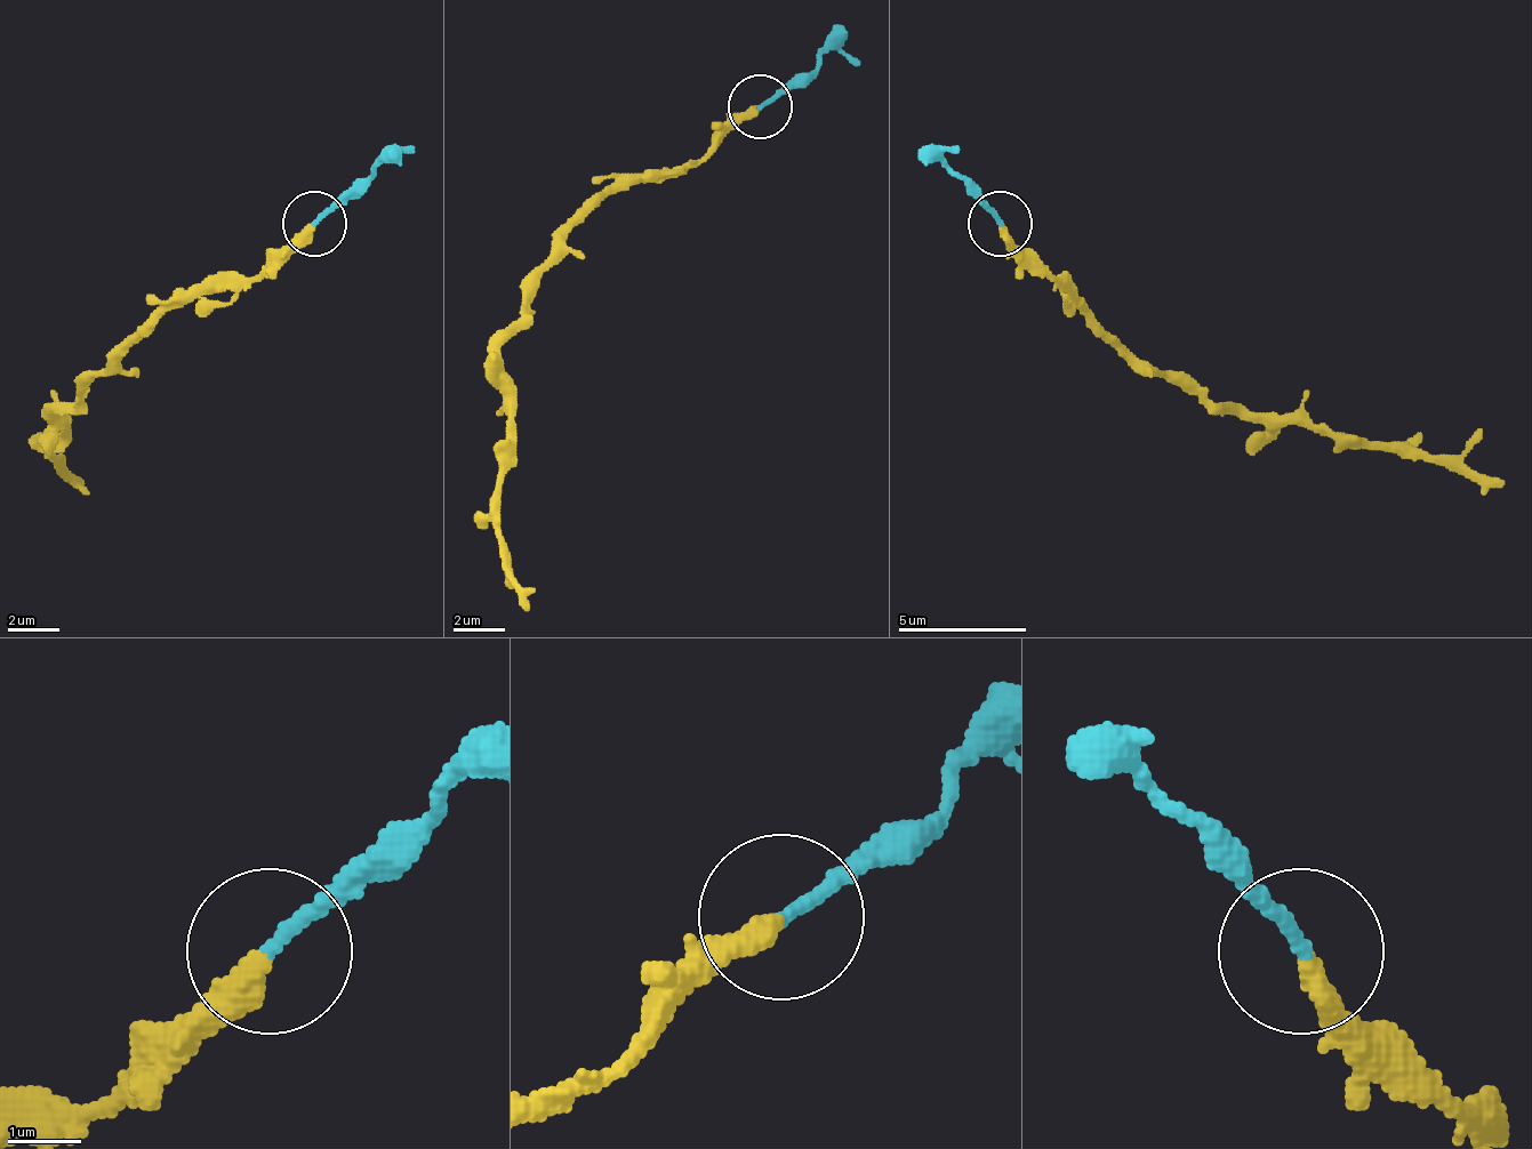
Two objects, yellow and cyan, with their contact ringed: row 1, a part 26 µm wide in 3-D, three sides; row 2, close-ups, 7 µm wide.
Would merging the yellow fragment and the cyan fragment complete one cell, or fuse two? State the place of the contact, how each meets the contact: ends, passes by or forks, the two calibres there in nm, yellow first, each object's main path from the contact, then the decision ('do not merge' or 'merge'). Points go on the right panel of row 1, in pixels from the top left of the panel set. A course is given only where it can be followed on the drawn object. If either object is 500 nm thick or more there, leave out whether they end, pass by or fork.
(1000, 224) | yellow ends | cyan ends | 320/190 nm | yellow via (1001, 225), (1136, 360), (1213, 399), (1238, 418), (1304, 418), (1348, 438), (1451, 456), (1502, 489) | cyan via (1001, 225), (944, 161), (949, 147), (956, 154) | merge

